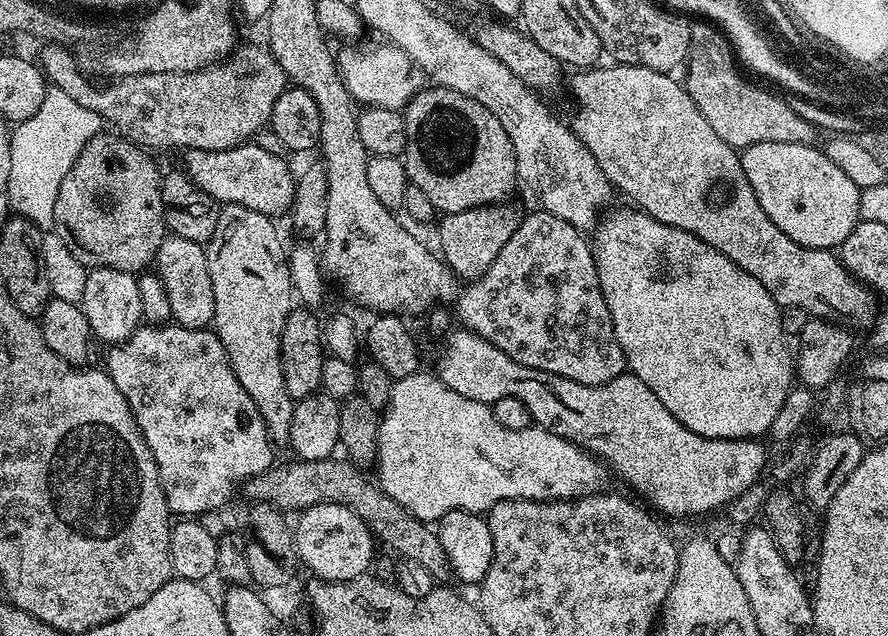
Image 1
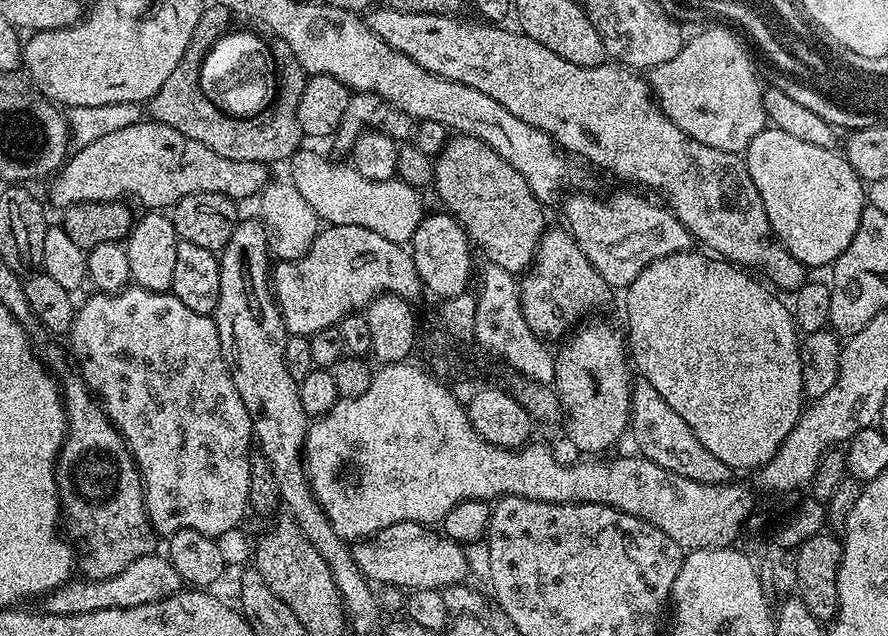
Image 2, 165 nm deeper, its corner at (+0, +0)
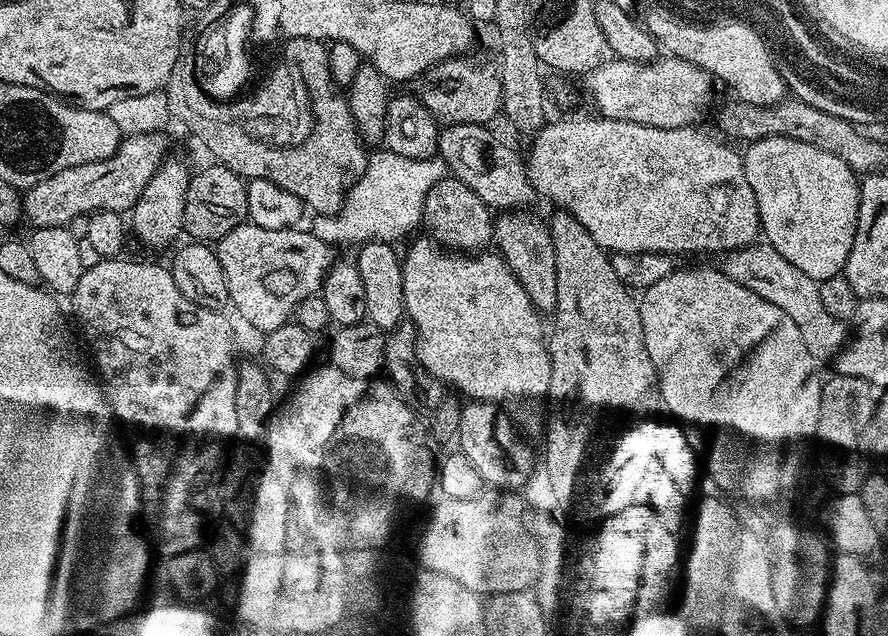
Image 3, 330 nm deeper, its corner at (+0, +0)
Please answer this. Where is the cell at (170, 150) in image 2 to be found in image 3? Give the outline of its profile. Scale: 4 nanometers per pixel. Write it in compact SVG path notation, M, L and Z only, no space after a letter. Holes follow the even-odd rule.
M164 132L124 136L118 150L114 150L110 158L85 162L66 170L58 170L58 174L50 174L50 178L38 182L23 193L23 219L29 220L33 229L50 226L63 228L72 218L84 213L127 213L138 202L142 190L146 190L146 182L150 182L152 175L169 155L166 137Z

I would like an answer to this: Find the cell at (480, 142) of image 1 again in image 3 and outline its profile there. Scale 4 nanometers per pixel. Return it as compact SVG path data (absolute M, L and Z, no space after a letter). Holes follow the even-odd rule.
M508 210L494 220L494 248L530 294L530 302L541 314L555 313L558 306L558 270L554 258L552 229L528 210Z

